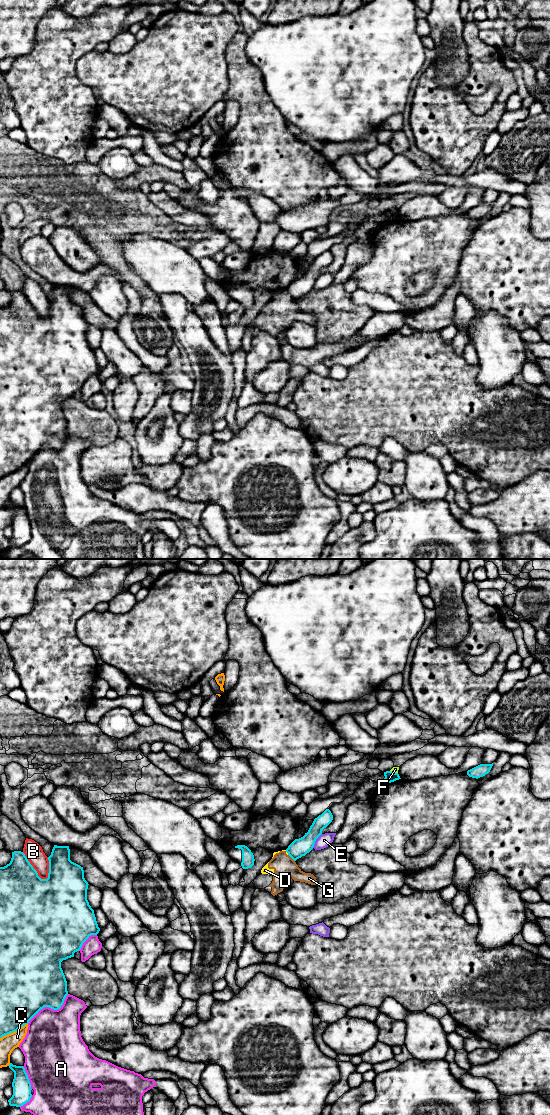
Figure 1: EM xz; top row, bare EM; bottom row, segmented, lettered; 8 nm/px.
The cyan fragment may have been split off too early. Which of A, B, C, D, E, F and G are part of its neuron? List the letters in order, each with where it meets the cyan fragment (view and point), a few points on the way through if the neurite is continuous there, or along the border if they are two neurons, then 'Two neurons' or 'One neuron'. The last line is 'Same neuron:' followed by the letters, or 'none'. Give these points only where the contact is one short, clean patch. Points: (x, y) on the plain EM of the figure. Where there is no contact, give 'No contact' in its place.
A: Touches cyan at xz (50, 447). Two neurons
B: Touches cyan at xz (33, 308). Two neurons
C: Touches cyan at xz (13, 471). Two neurons
D: Touches cyan at xz (286, 291). Boundary: xz (285, 290), (288, 294). Two neurons
E: Touches cyan at xz (315, 280). Two neurons
F: Touches cyan at xz (394, 213). Two neurons
G: Touches cyan at xz (291, 297). Boundary: xz (288, 294), (294, 301). Two neurons
Same neuron: none

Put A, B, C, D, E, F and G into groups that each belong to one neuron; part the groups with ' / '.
A / B / C / D G / E / F

